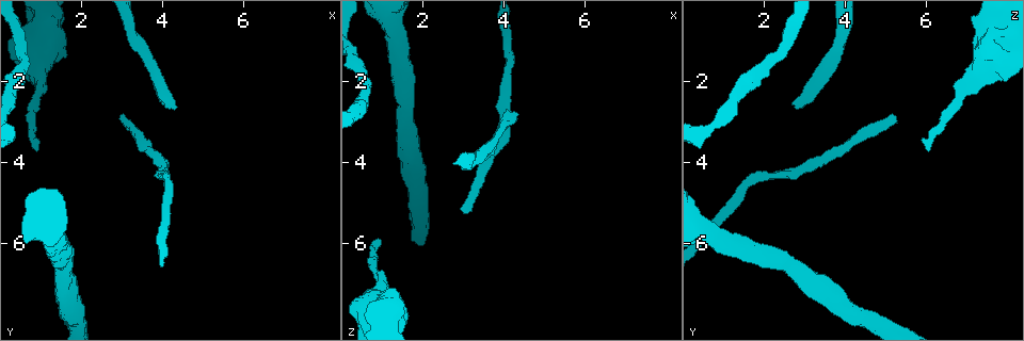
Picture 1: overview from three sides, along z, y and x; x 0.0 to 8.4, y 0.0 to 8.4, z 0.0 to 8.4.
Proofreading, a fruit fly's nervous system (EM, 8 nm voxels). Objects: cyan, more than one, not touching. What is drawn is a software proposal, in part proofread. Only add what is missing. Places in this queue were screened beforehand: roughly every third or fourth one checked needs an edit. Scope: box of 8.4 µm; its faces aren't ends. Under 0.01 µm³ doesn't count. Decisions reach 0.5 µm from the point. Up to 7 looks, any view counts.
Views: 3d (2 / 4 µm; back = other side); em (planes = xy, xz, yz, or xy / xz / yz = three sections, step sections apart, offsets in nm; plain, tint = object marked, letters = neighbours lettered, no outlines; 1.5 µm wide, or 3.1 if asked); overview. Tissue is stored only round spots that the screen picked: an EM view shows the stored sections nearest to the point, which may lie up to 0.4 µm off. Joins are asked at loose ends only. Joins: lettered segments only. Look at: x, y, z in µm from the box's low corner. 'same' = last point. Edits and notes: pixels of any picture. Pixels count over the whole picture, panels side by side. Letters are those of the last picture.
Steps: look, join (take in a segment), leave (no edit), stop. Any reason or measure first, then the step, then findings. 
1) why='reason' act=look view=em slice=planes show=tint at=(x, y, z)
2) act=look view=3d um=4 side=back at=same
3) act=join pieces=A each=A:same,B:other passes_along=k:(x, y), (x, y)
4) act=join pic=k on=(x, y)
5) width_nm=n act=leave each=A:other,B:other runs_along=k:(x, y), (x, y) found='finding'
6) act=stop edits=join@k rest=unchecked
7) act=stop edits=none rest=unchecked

why='branch stops here' act=look view=em slice=planes show=tint at=(4.35, 2.70, 2.80)

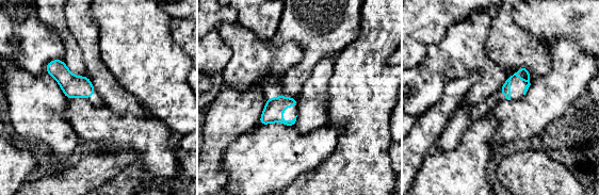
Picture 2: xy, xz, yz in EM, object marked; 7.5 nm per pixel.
why='what lies round it' act=look view=em slice=planes show=letters at=same

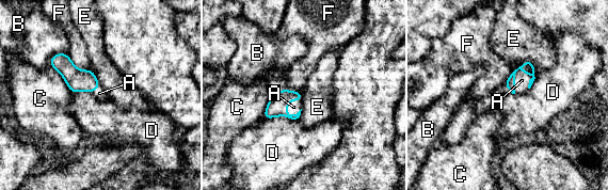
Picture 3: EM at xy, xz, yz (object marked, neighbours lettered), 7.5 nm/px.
act=join pieces=A each=A:same,B:other,C:other,D:other,E:other,F:other passes_along=3:(527, 67), (514, 75), (522, 80) found='it goes on there'

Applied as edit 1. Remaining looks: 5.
why='an open end' act=look view=em slice=planes show=letters at=(3.00, 2.90, 5.25)

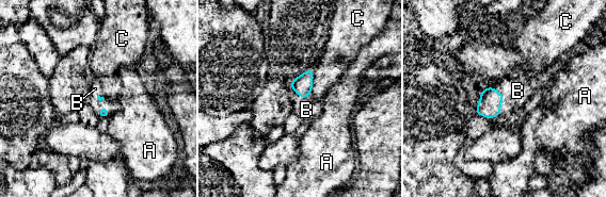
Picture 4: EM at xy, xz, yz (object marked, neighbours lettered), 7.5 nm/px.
act=join pieces=B each=A:other,B:same,C:other passes_along=4:(490, 99), (501, 101), (517, 91) found='the neuron continues'

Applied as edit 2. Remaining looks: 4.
why='end of a long branch' act=look view=em slice=xy step=8 show=tint at=(0.95, 3.70, 6.00)

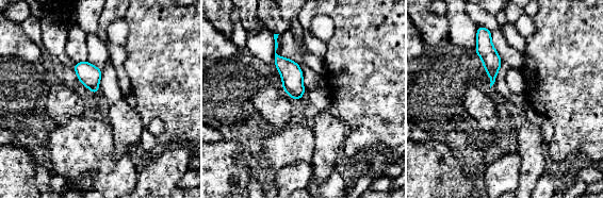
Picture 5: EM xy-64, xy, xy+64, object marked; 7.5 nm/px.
why='another direction' act=look view=em slice=planes show=letters at=same

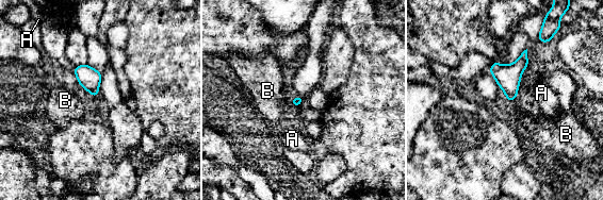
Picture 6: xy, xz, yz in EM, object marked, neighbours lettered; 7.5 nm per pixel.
longest_contact=B:50nm act=leave each=A:other,B:other found='no lettered segment goes on from it'

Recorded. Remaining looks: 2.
act=stop edits=join@3,join@4 rest=unchecked

